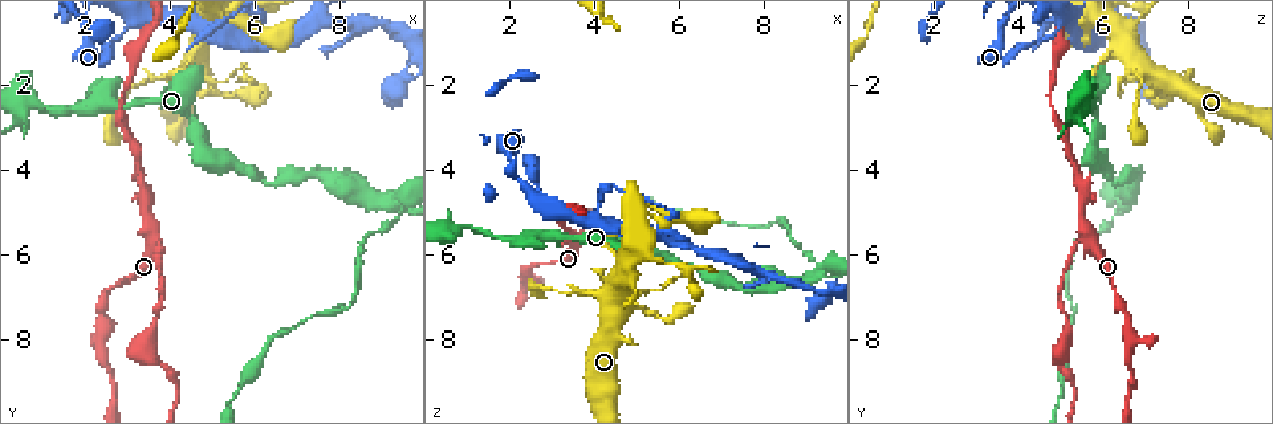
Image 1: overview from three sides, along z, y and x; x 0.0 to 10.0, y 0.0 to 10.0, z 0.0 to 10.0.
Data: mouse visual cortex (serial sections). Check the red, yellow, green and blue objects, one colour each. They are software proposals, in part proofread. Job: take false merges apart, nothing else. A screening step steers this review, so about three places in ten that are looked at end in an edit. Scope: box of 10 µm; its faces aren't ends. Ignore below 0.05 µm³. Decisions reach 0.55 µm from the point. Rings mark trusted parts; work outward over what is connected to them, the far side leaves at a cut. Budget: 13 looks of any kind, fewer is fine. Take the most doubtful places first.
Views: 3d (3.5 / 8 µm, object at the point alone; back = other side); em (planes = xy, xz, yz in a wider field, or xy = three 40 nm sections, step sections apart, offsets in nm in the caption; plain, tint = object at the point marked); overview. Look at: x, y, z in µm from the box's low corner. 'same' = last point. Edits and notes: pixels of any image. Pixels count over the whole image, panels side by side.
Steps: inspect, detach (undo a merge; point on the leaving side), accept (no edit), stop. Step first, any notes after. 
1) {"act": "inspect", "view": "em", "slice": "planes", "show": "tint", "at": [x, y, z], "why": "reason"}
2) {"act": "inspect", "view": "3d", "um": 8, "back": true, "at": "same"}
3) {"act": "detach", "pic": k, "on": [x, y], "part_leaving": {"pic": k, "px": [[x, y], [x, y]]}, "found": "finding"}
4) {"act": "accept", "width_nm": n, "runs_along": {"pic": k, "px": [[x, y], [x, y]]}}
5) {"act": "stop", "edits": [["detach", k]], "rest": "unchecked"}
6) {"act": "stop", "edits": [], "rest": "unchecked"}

{"act": "inspect", "view": "3d", "um": 3.5, "at": [9.35, 4.75, 6.55], "why": "a narrow waist"}

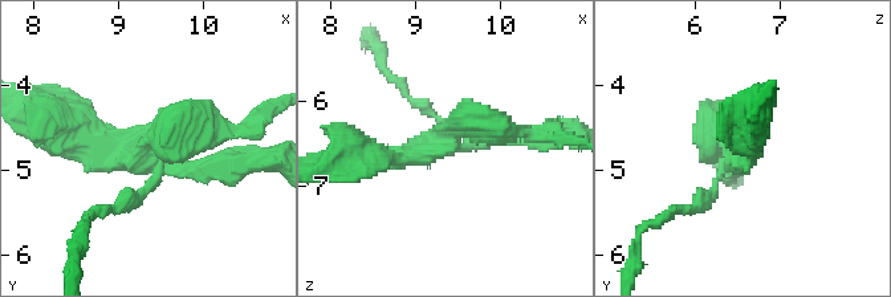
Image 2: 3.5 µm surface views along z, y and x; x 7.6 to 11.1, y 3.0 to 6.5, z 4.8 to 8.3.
{"act": "inspect", "view": "em", "slice": "xy", "step": 3, "show": "tint", "at": [9.35, 4.80, 6.45]}

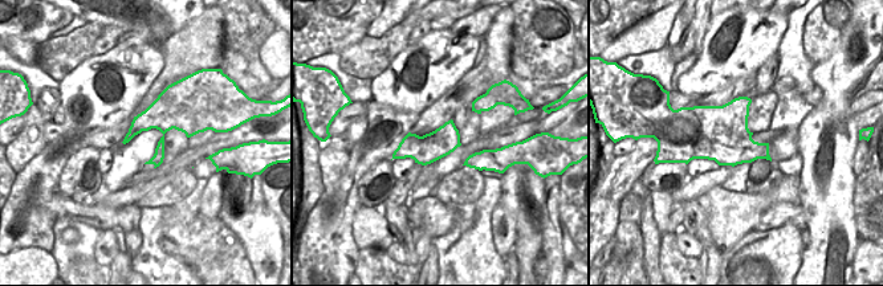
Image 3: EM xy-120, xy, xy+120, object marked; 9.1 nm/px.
{"act": "detach", "pic": 2, "on": [427, 108], "found": "two cells meet here"}

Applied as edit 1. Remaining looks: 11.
{"act": "inspect", "view": "overview", "why": "see it whole again"}

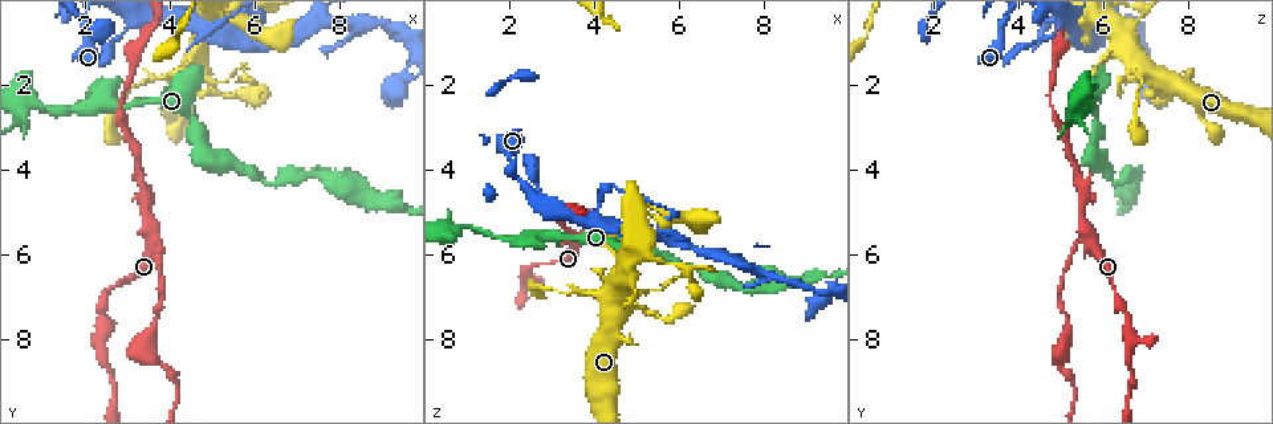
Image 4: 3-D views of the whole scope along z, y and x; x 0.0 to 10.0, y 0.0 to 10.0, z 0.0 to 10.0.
{"act": "inspect", "view": "3d", "um": 8, "at": [0.65, 2.45, 5.45], "why": "abrupt turn"}

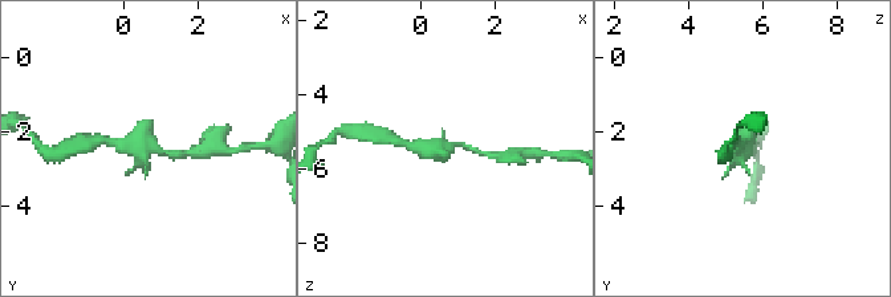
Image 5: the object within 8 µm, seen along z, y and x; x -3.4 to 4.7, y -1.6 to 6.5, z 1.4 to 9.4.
{"act": "inspect", "view": "3d", "um": 3.5, "back": true, "at": "same"}

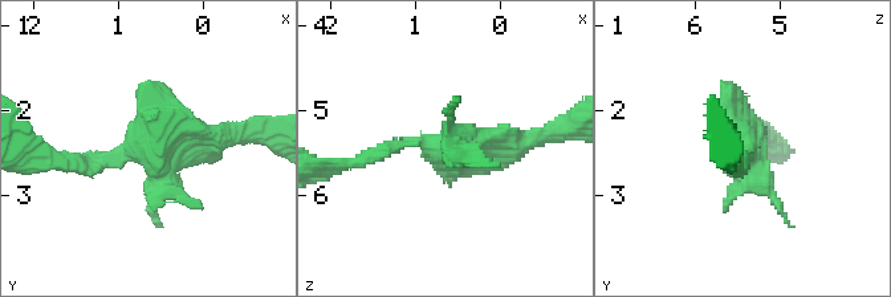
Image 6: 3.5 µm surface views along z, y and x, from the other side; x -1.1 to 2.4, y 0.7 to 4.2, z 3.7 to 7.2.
{"act": "inspect", "view": "em", "slice": "planes", "show": "tint", "at": [0.65, 2.45, 5.45]}

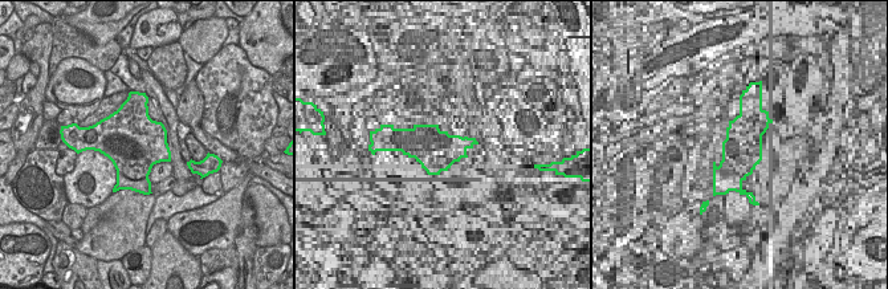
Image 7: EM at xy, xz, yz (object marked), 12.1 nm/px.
{"act": "accept", "runs_along": {"pic": 6, "px": [[66, 162], [153, 150], [202, 207]]}, "found": "all the same cell"}

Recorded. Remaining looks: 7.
{"act": "inspect", "view": "3d", "um": 8, "at": [3.80, 5.60, 5.55], "why": "three arms meet"}

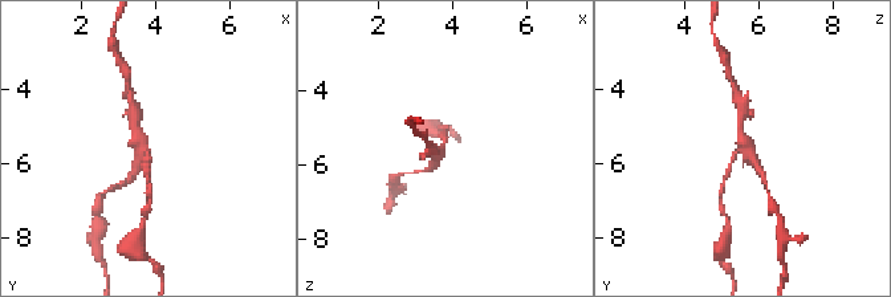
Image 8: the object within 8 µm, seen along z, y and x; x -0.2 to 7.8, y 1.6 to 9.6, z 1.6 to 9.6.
{"act": "inspect", "view": "em", "slice": "xy", "step": 2, "show": "tint", "at": "same"}

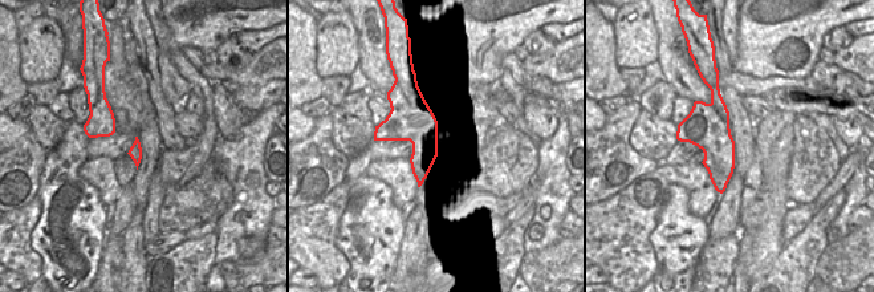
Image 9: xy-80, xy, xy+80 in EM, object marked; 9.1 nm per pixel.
{"act": "detach", "pic": 8, "on": [443, 129], "arms": 3, "arm_widths_nm": [150, 150, 200], "found": "a second cell is stuck on"}

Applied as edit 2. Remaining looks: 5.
{"act": "inspect", "view": "3d", "um": 3.5, "at": [5.25, 0.80, 5.50]}

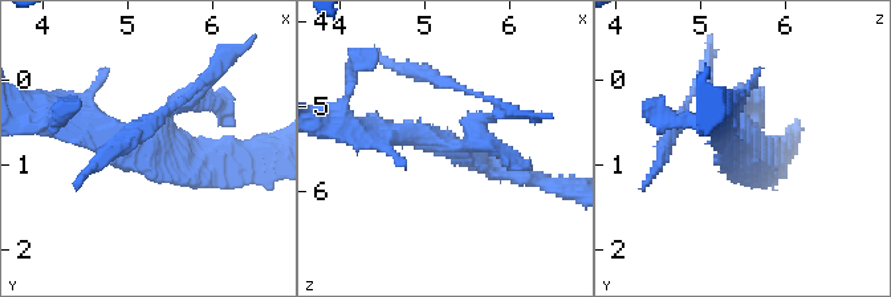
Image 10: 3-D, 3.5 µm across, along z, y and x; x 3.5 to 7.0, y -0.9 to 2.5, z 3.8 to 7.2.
{"act": "inspect", "view": "em", "slice": "xy", "step": 3, "show": "tint", "at": [5.25, 0.75, 5.50], "why": "need the tissue"}

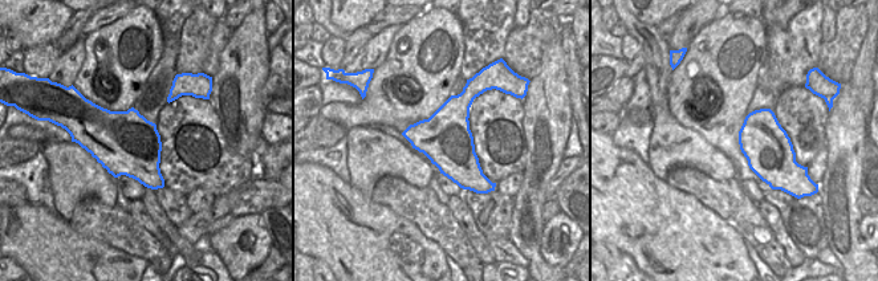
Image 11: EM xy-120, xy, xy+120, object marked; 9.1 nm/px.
{"act": "accept", "runs_along": {"pic": 10, "px": [[363, 131], [420, 134], [519, 175]]}, "found": "continuous, no second cell"}

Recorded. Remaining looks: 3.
{"act": "inspect", "view": "3d", "um": 3.5, "at": [7.15, 0.75, 6.20], "why": "two arms at a narrow angle"}

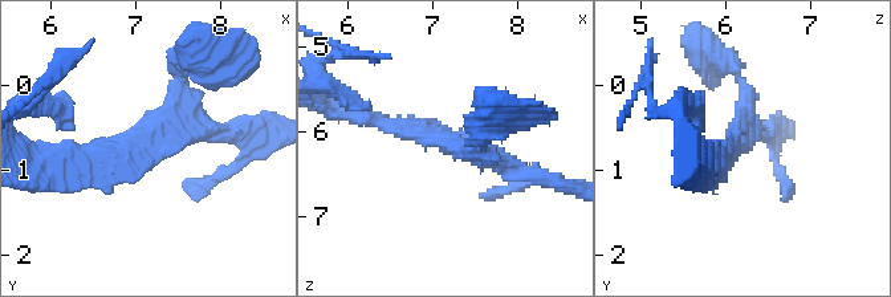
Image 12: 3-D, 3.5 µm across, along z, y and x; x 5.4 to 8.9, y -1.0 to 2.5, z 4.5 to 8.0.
{"act": "accept", "arm_widths_nm": [200, 200, 200], "runs_along": {"pic": 12, "px": [[370, 119], [423, 129], [529, 174]]}, "found": "one cell here"}

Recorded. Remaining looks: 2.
{"act": "stop", "edits": [["detach", 2], ["detach", 8]], "rest": "unchecked"}

